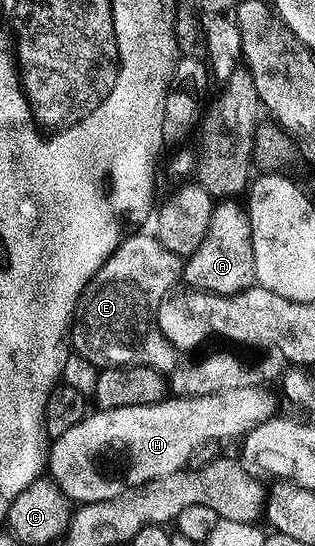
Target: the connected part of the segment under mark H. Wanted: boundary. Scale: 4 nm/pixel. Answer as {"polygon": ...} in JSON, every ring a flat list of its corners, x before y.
{"polygon":[[262,387,225,390,224,393,205,394,204,397,179,397,172,395,145,406,121,406,92,411,77,426,50,441,45,456,45,472,55,487,68,501,76,505,105,502,123,488,141,486,150,480,165,478,188,467,190,456,205,443,223,442,246,435,261,422,272,419,271,400]]}

